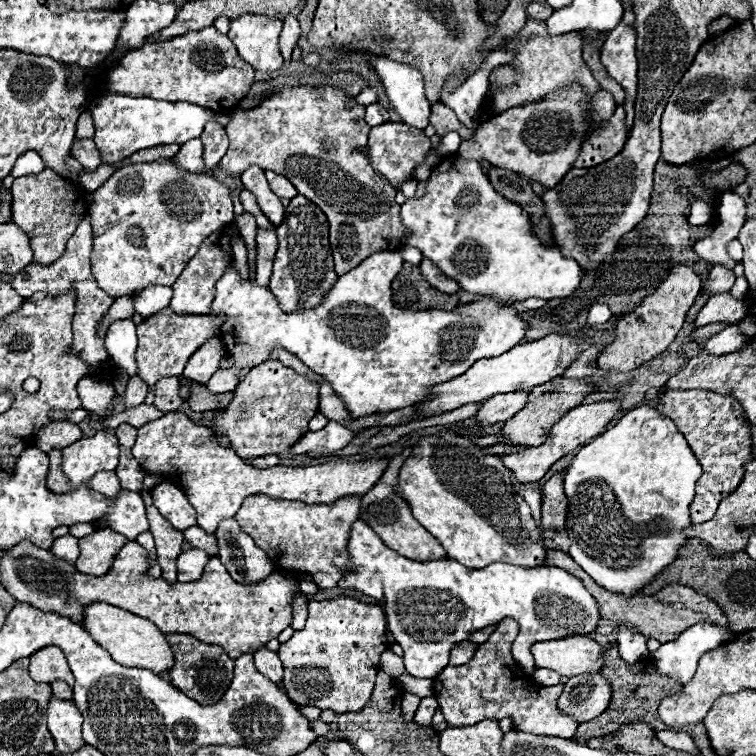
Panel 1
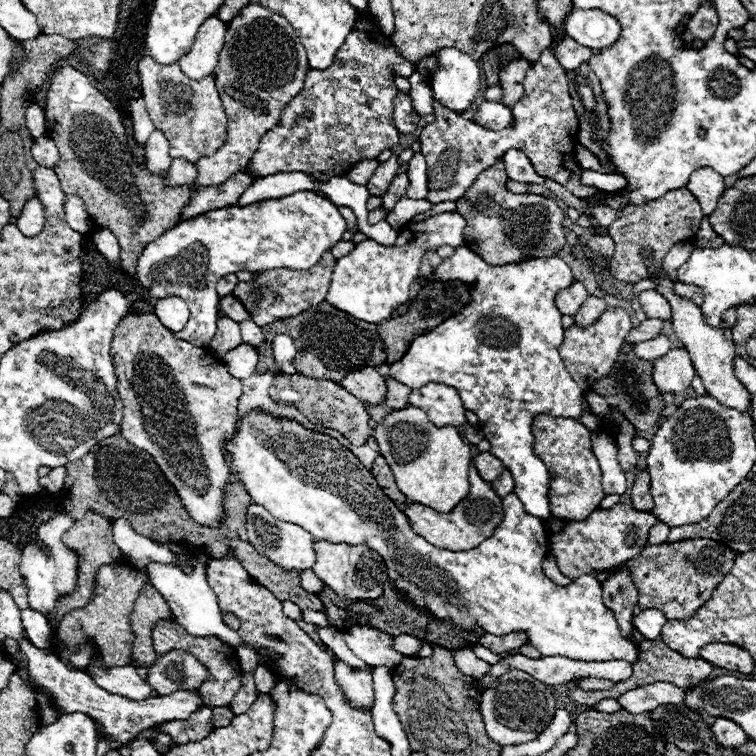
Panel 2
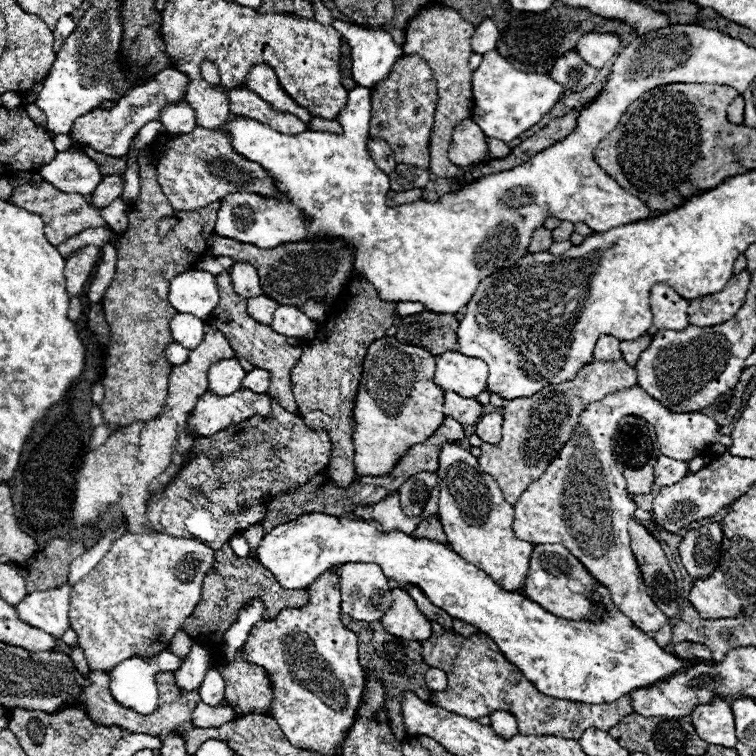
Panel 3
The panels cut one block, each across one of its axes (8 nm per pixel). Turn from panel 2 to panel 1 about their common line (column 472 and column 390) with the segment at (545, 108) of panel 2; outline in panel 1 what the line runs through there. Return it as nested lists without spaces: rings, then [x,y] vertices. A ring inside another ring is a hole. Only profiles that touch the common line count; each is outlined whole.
[[[386,122],[386,124],[380,124],[370,130],[366,154],[370,158],[370,164],[374,168],[378,168],[378,172],[384,174],[394,188],[400,188],[402,182],[406,182],[414,176],[416,166],[424,162],[430,146],[432,146],[430,138],[424,136],[422,130],[416,130],[416,128],[412,128],[408,124],[400,124],[400,122]]]

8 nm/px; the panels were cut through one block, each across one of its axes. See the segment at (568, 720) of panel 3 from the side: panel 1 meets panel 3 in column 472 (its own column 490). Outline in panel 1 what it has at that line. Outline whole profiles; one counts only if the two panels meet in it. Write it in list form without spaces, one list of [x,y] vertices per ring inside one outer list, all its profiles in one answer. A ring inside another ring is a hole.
[[[504,618],[490,638],[478,646],[472,660],[462,666],[446,666],[434,678],[434,694],[442,708],[448,726],[472,726],[480,720],[502,720],[512,718],[518,732],[534,732],[538,736],[560,736],[572,738],[576,732],[576,722],[564,716],[556,708],[564,686],[545,687],[534,682],[530,674],[520,672],[522,668],[514,662],[510,646],[518,636],[518,622]]]

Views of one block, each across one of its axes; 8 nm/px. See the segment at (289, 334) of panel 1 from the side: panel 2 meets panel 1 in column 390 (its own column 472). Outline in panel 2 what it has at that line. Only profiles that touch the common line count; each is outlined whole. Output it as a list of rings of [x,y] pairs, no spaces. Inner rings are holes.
[[[462,246],[456,248],[456,252],[444,260],[438,270],[430,278],[418,278],[412,286],[408,302],[398,306],[394,310],[394,316],[406,313],[418,296],[416,286],[424,286],[432,280],[462,280],[468,284],[476,284],[472,290],[472,302],[456,316],[448,318],[444,324],[434,328],[432,332],[418,336],[414,344],[410,344],[406,356],[390,366],[390,376],[398,380],[400,384],[406,384],[410,388],[420,388],[428,382],[438,384],[450,384],[454,386],[466,410],[476,412],[478,416],[478,428],[482,430],[484,438],[490,442],[490,452],[498,456],[504,466],[512,472],[514,478],[514,494],[522,500],[526,512],[532,516],[538,516],[542,520],[550,518],[550,474],[546,464],[534,456],[534,436],[532,436],[532,424],[538,414],[550,414],[550,416],[564,416],[564,418],[580,418],[584,400],[582,390],[576,386],[576,382],[570,378],[562,358],[560,358],[560,344],[564,338],[562,328],[562,314],[556,308],[556,294],[564,288],[568,288],[574,282],[574,276],[564,260],[558,256],[554,258],[538,258],[524,264],[508,264],[508,266],[490,266],[482,258],[478,258],[470,248]]]

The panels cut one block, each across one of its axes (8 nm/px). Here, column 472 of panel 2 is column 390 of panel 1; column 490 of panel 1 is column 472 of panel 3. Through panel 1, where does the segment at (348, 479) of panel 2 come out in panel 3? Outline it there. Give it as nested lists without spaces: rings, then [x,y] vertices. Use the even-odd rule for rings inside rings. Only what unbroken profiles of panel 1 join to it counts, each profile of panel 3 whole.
[[[320,512],[304,514],[272,528],[258,546],[258,562],[276,576],[284,590],[308,588],[330,566],[350,560],[378,564],[386,578],[422,588],[430,602],[446,610],[452,618],[466,620],[486,632],[500,646],[502,654],[514,662],[540,692],[554,698],[610,704],[622,694],[652,686],[684,668],[676,656],[664,652],[652,638],[634,628],[612,604],[606,586],[600,586],[596,592],[610,608],[610,616],[604,622],[592,624],[558,618],[530,598],[502,590],[484,570],[468,564],[444,544],[410,538],[402,532],[384,534],[368,522]]]

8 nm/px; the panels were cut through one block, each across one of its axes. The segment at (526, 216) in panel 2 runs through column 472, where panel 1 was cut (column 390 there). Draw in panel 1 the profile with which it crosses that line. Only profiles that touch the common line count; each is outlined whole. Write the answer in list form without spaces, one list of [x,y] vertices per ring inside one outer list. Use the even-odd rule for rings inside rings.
[[[336,86],[286,88],[252,110],[238,110],[230,114],[226,132],[230,138],[230,148],[220,160],[220,166],[228,174],[238,176],[254,164],[264,170],[274,170],[276,174],[286,176],[296,186],[298,194],[322,208],[330,222],[330,246],[338,276],[350,272],[362,264],[364,258],[376,252],[390,252],[394,248],[402,250],[406,228],[400,224],[400,204],[394,200],[396,190],[378,170],[370,166],[366,152],[354,152],[356,146],[366,148],[370,134],[370,126],[364,122],[364,104],[356,104],[354,96],[348,96]]]

